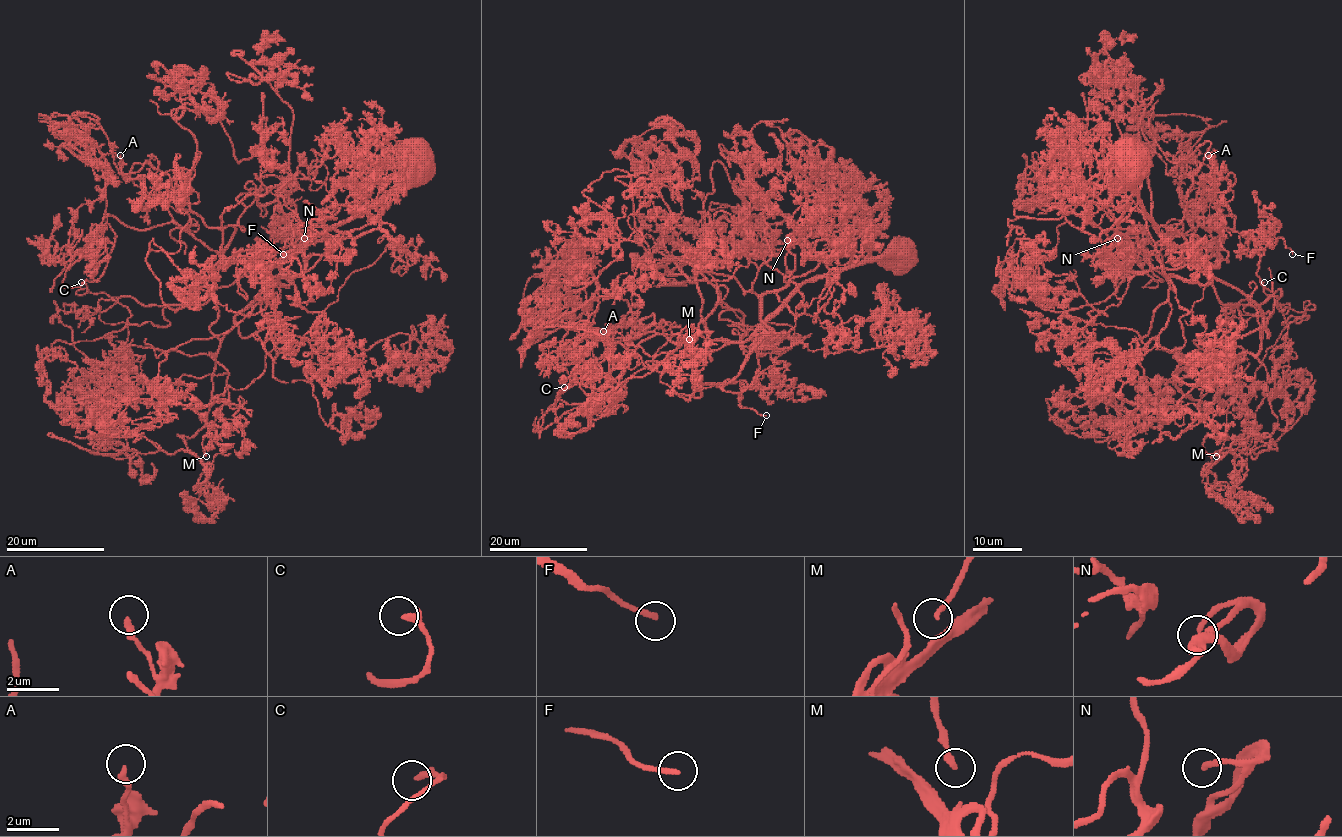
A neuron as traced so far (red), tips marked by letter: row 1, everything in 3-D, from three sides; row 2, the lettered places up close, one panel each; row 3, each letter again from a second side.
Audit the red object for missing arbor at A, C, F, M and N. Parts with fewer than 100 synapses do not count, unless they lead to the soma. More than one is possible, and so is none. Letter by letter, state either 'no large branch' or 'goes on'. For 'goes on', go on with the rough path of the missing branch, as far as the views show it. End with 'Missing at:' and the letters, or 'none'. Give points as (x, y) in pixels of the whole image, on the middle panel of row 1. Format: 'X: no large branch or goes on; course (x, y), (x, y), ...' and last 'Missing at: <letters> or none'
A: no large branch
C: goes on; course (564, 387), (555, 393), (530, 426), (537, 431), (534, 445)
F: no large branch
M: no large branch
N: no large branch
Missing at: C

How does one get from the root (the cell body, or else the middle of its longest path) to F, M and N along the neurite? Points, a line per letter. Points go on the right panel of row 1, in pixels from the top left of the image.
F: (1135, 161), (1146, 214), (1259, 306), (1262, 338), (1274, 295), (1256, 273), (1259, 243), (1281, 238), (1292, 254)
M: (1135, 161), (1136, 195), (1157, 228), (1262, 315), (1258, 352), (1240, 353), (1229, 371), (1237, 397), (1216, 456)
N: (1135, 161), (1157, 228), (1218, 264), (1133, 271), (1038, 206), (1072, 187), (1122, 259), (1117, 238)

